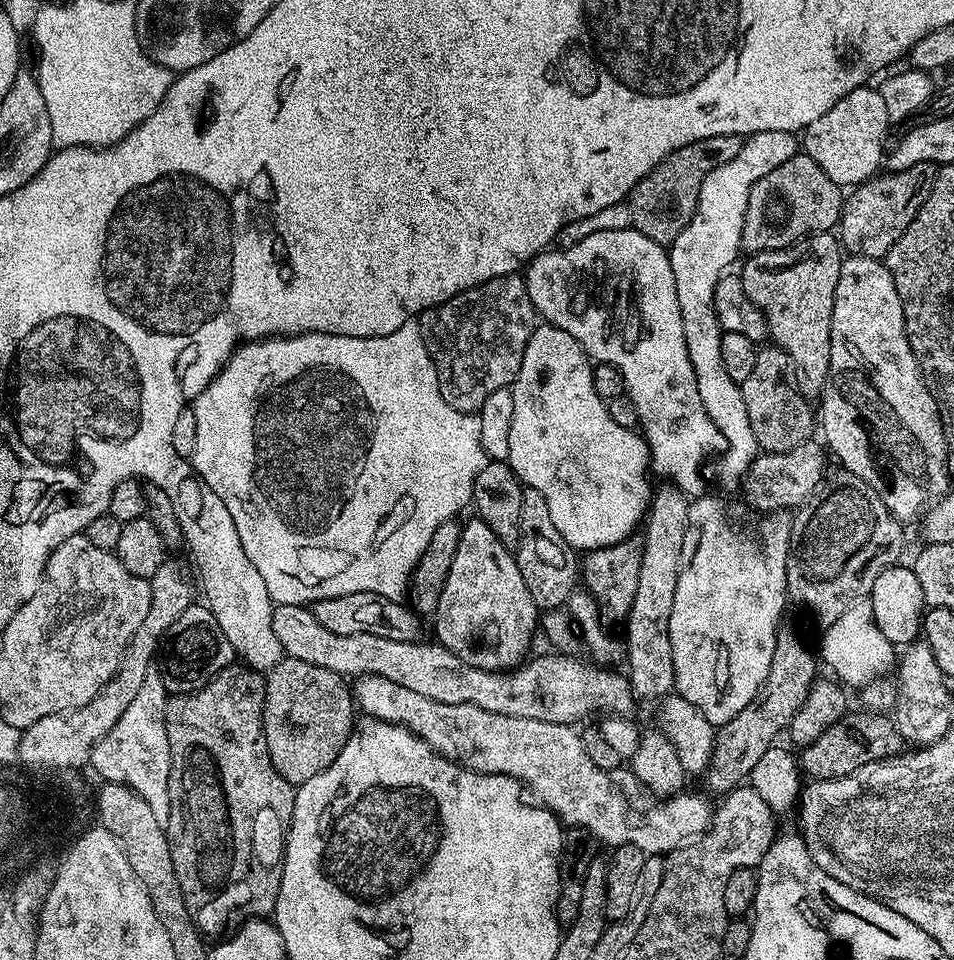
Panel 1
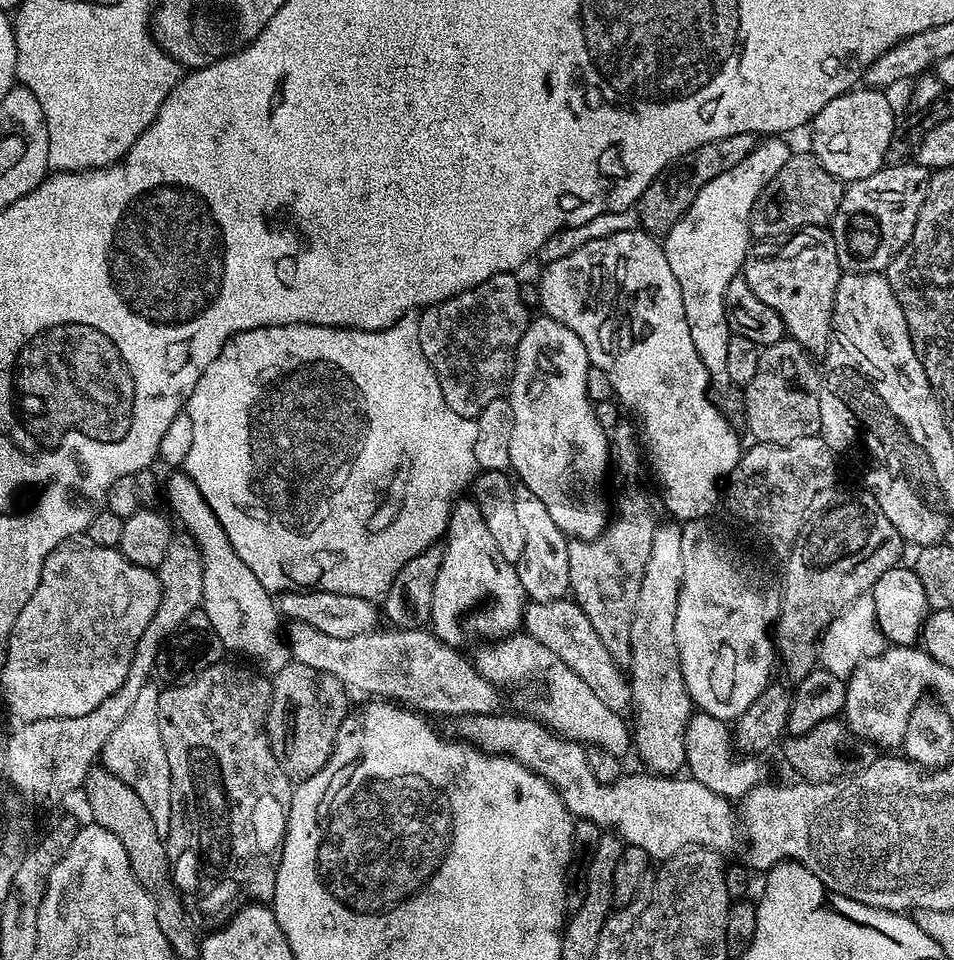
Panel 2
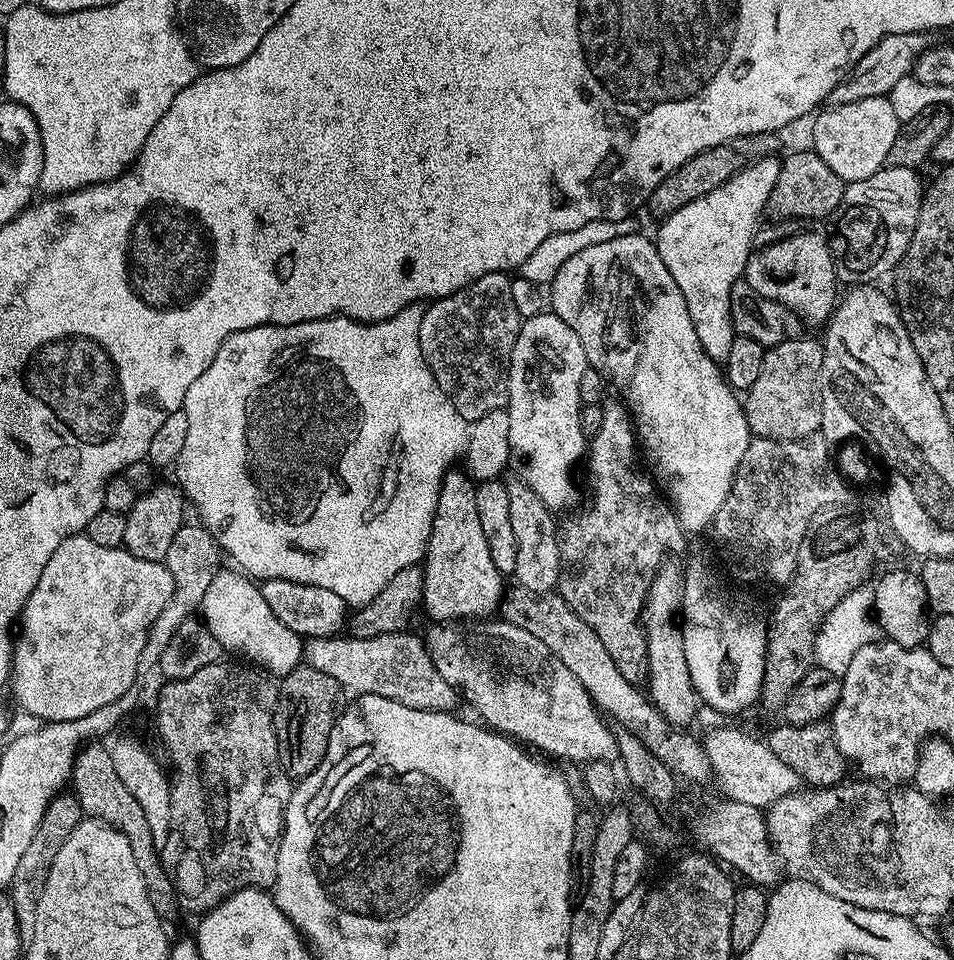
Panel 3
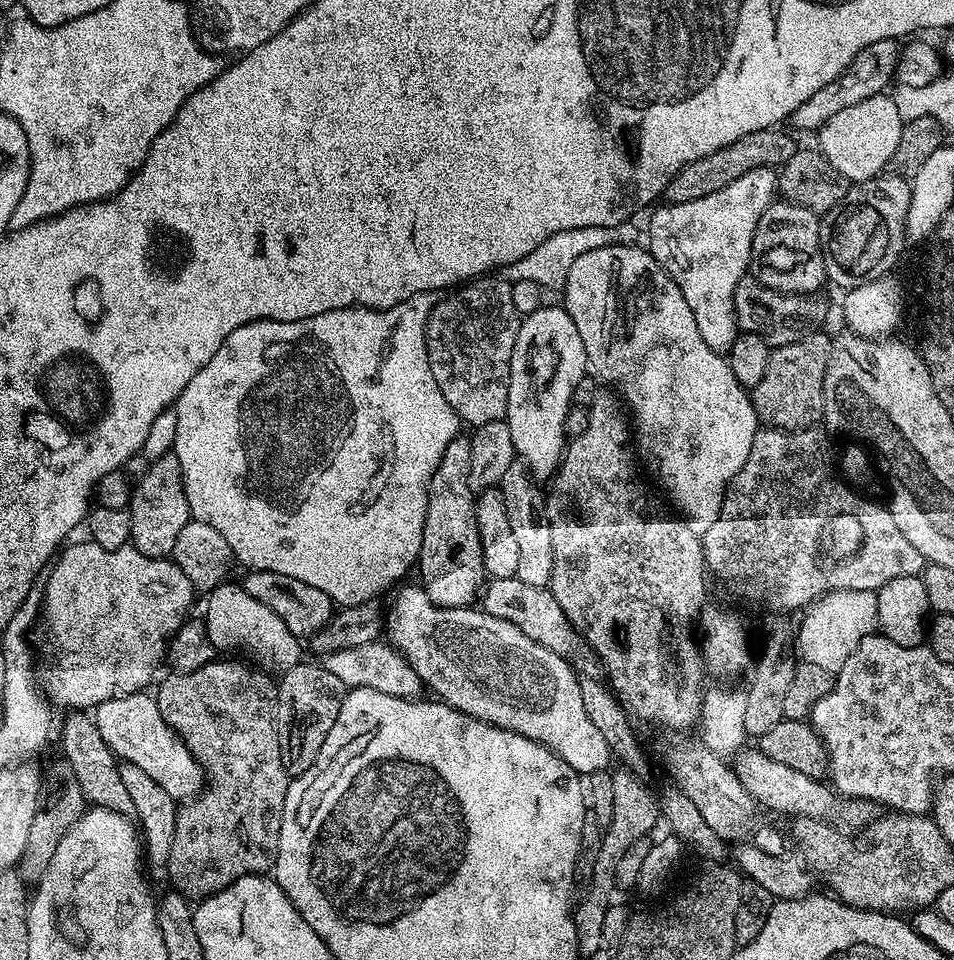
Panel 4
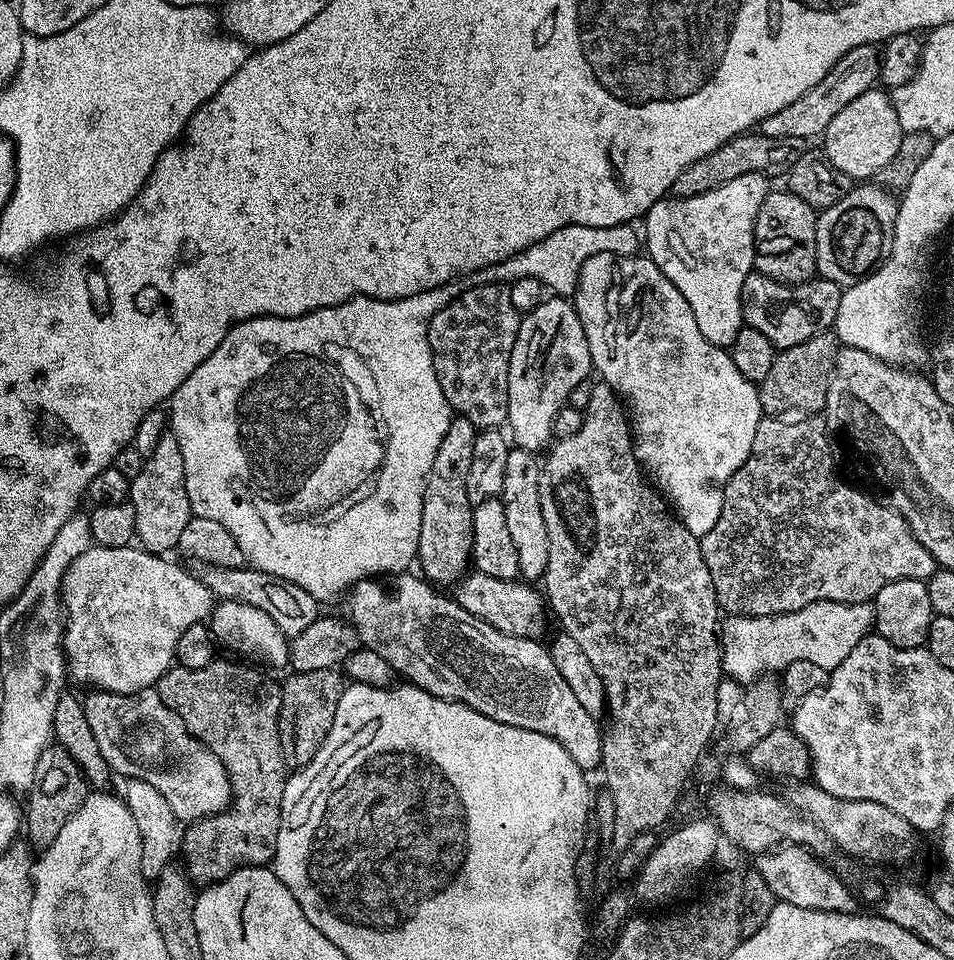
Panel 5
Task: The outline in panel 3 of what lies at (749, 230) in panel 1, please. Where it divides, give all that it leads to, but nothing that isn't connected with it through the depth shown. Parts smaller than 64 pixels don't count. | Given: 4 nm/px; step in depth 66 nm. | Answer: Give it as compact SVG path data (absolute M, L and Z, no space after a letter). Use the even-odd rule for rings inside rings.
M814 151L808 152L792 152L788 157L780 160L780 169L778 170L778 182L774 182L774 190L770 190L770 198L768 199L767 211L773 212L776 216L785 216L788 220L804 220L800 222L820 222L820 219L831 217L832 213L842 202L845 181L838 178L838 174L834 174L834 170L830 170L830 166L826 166L826 162L822 162L822 158Z

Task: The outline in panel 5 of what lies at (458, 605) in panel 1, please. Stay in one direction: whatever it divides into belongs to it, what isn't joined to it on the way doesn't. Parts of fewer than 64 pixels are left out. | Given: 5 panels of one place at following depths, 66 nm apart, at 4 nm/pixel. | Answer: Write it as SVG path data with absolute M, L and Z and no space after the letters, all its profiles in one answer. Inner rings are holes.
M456 416L450 428L441 435L442 446L434 454L434 466L428 475L424 501L422 502L422 530L418 534L416 560L423 579L433 585L455 585L469 571L472 564L474 542L474 505L468 500L466 478L470 470L470 458L474 458L474 442L478 430L464 416Z

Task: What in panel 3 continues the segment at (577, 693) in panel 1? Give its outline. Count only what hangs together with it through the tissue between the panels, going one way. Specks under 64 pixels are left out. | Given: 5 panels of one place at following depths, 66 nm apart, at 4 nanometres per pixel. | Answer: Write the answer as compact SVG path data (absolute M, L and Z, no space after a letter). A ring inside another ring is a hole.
M407 631L391 632L374 638L358 638L351 634L337 634L334 636L313 636L304 645L303 663L314 670L322 670L339 682L345 693L352 692L356 696L378 694L382 698L390 698L394 702L402 702L402 706L410 706L414 710L427 712L452 712L455 709L458 693L434 666L432 656L428 653L427 643L416 636L408 636Z

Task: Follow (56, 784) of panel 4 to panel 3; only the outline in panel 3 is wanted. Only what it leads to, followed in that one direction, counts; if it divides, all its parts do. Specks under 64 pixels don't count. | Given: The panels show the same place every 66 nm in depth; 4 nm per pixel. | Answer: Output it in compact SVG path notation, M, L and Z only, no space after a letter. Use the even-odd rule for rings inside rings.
M58 794L48 803L46 814L42 814L42 822L38 826L38 830L34 830L34 839L30 841L30 846L26 846L25 852L22 853L22 858L18 861L18 870L14 870L10 895L14 914L18 918L20 935L24 938L31 937L34 918L38 910L38 898L42 898L42 890L46 886L50 866L54 862L54 858L58 858L58 850L62 850L66 838L70 838L74 826L78 826L81 820L85 819L85 814L81 810L80 803L77 802L75 795L64 795Z

